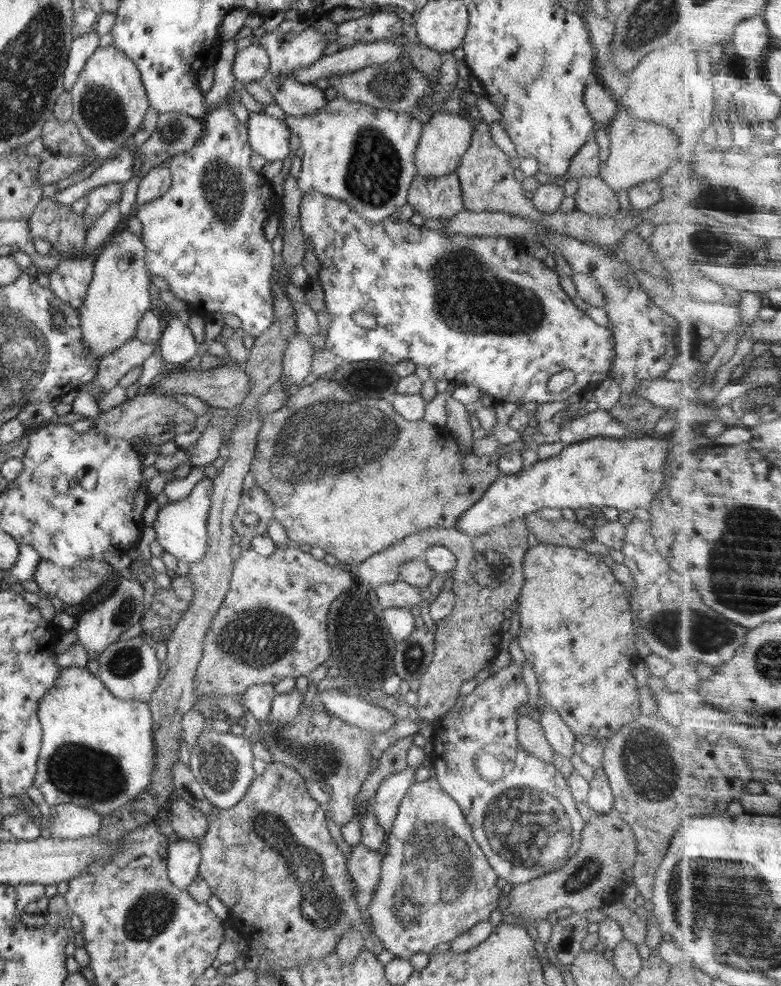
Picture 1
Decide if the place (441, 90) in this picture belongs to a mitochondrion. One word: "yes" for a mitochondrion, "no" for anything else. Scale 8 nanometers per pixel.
no

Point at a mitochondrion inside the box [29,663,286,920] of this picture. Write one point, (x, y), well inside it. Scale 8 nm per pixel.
(75, 770)

